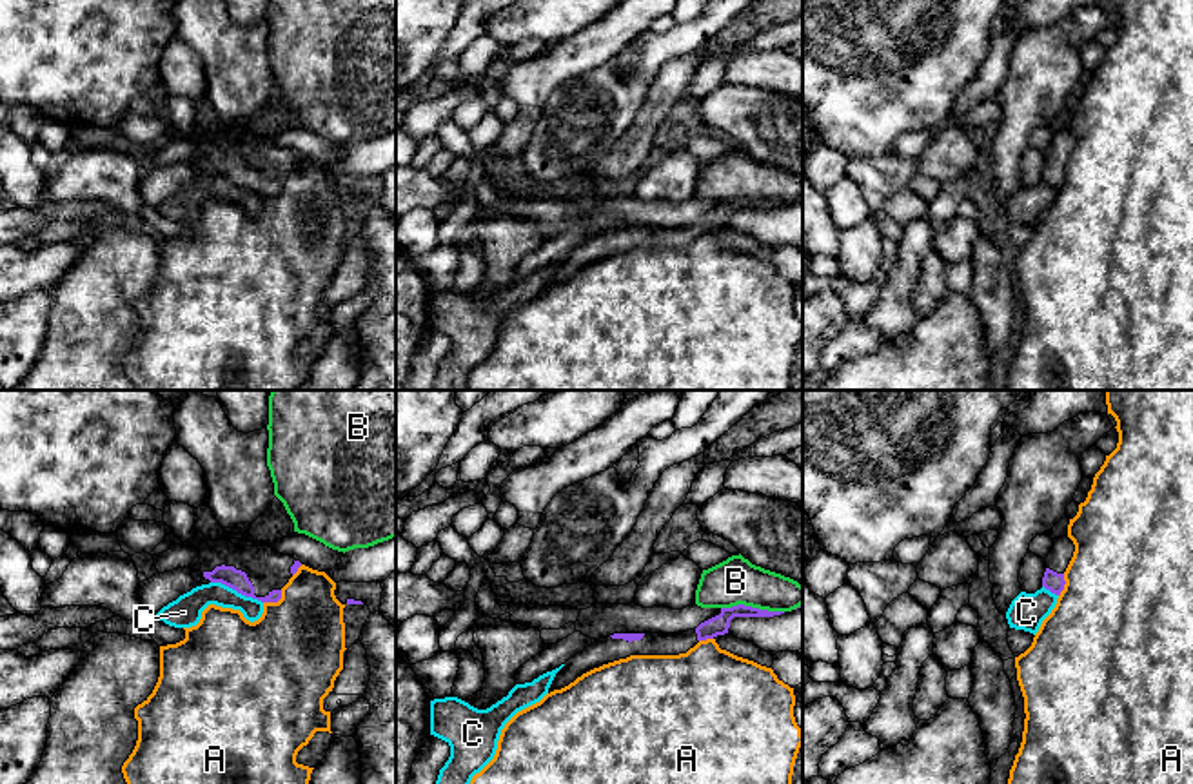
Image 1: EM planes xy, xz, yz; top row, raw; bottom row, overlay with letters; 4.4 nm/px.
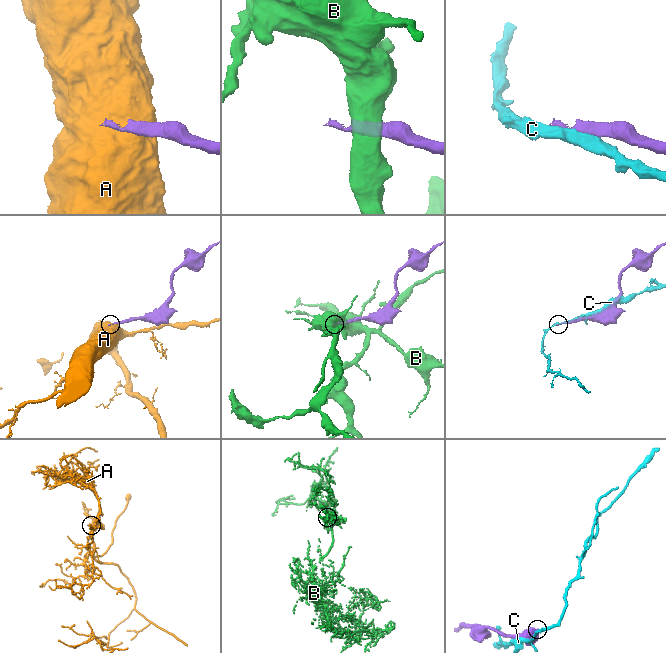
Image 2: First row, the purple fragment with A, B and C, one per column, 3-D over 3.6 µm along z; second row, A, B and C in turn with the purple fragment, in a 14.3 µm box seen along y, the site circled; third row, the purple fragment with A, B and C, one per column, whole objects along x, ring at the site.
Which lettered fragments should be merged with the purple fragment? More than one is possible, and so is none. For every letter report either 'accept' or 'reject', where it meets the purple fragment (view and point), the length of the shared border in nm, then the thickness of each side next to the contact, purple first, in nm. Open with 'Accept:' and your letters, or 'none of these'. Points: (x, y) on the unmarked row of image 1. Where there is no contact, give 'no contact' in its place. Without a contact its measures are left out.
Accept: none of these
A: reject; meets purple in xy at (275, 195); contact 110 nm long; 90 nm thick on the purple side, 440 nm on the other
B: reject; meets purple in xz at (750, 200); contact 280 nm long; 90 nm thick on the purple side, 200 nm on the other
C: reject; meets purple in xy at (236, 184); contact 260 nm long; 90 nm thick on the purple side, 140 nm on the other

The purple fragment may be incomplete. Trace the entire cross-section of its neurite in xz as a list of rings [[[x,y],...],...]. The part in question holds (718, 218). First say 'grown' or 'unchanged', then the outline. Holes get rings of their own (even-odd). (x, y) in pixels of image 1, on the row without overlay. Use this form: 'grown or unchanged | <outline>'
grown | [[[744,198],[721,201],[721,207],[681,227],[614,227],[587,240],[570,250],[556,267],[548,287],[574,276],[583,267],[630,249],[679,249],[699,234],[728,227],[734,211],[774,211],[784,205],[768,205]]]

